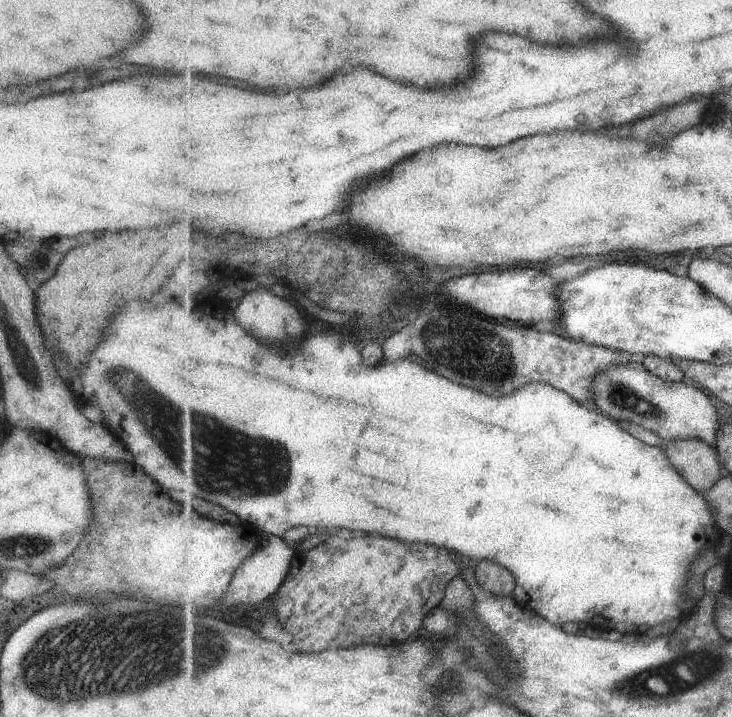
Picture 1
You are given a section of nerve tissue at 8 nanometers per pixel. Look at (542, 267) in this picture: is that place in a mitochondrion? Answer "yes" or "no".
no

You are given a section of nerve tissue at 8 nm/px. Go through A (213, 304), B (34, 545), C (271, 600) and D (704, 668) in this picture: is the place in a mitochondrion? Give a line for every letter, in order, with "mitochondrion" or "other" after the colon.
A: other
B: mitochondrion
C: other
D: mitochondrion

